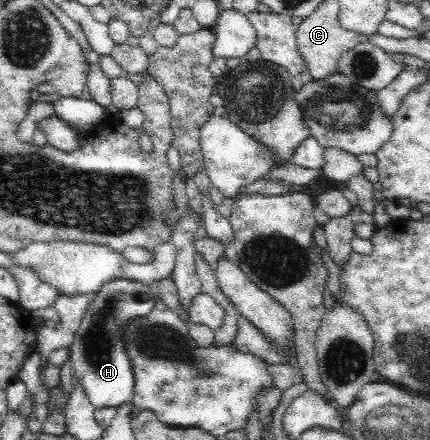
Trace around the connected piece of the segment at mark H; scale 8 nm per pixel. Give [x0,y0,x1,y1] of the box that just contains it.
[70,279,156,411]

